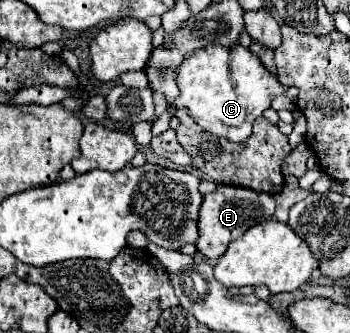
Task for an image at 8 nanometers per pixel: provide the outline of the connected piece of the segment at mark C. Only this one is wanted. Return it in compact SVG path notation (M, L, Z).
M212 44L204 50L188 54L178 68L178 86L180 98L174 102L174 108L186 106L188 114L204 130L230 142L248 140L252 134L252 122L272 106L276 96L286 92L286 86L280 84L260 58L242 44L230 48Z

